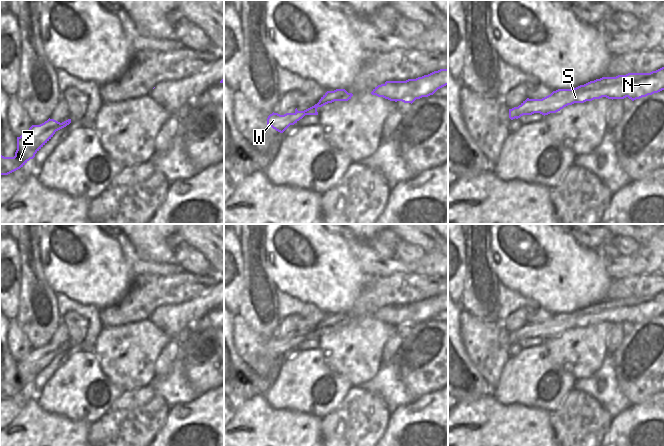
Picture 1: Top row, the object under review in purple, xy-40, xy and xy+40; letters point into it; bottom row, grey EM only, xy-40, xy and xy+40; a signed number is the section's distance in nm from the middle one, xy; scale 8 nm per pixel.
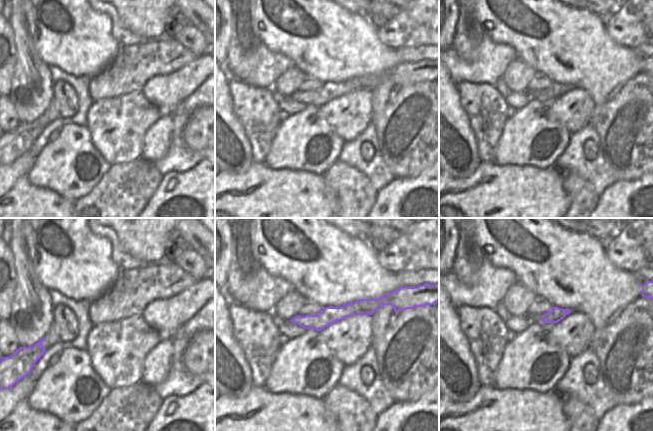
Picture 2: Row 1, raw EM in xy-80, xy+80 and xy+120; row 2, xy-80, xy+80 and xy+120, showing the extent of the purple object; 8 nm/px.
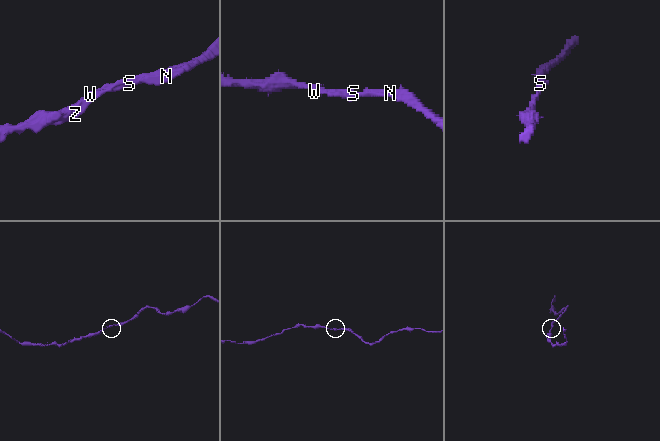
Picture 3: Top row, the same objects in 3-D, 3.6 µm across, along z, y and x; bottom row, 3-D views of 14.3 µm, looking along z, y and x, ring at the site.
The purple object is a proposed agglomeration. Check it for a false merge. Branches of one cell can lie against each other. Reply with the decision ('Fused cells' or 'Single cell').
Single cell.

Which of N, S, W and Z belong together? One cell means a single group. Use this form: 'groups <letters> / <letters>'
groups N S W Z

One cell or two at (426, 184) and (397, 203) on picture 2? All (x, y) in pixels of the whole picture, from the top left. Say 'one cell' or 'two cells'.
one cell

